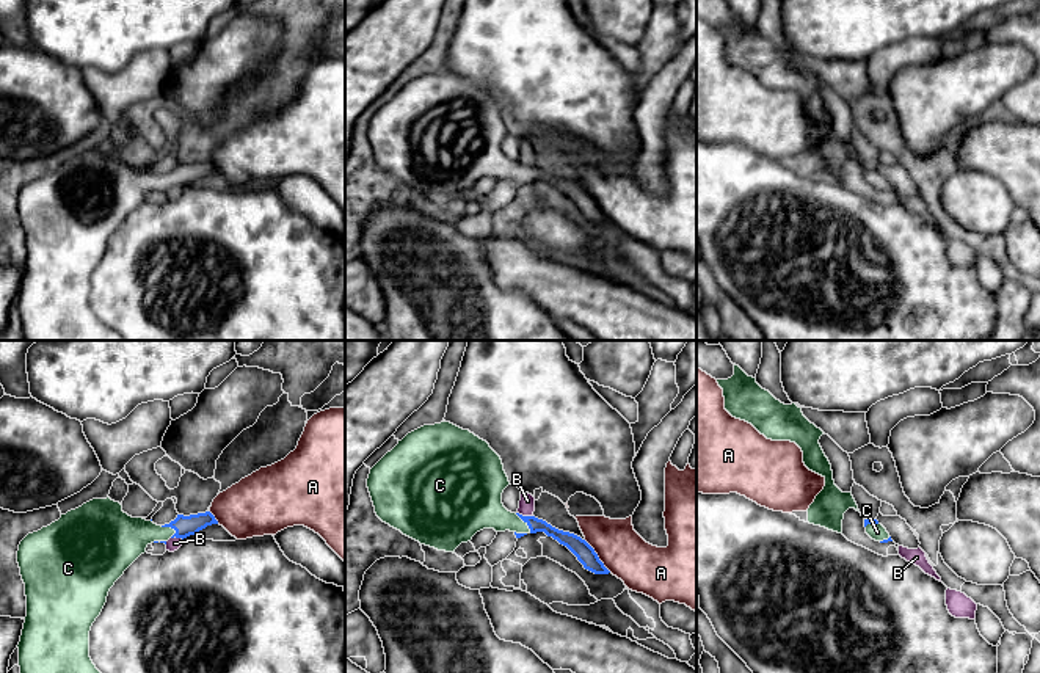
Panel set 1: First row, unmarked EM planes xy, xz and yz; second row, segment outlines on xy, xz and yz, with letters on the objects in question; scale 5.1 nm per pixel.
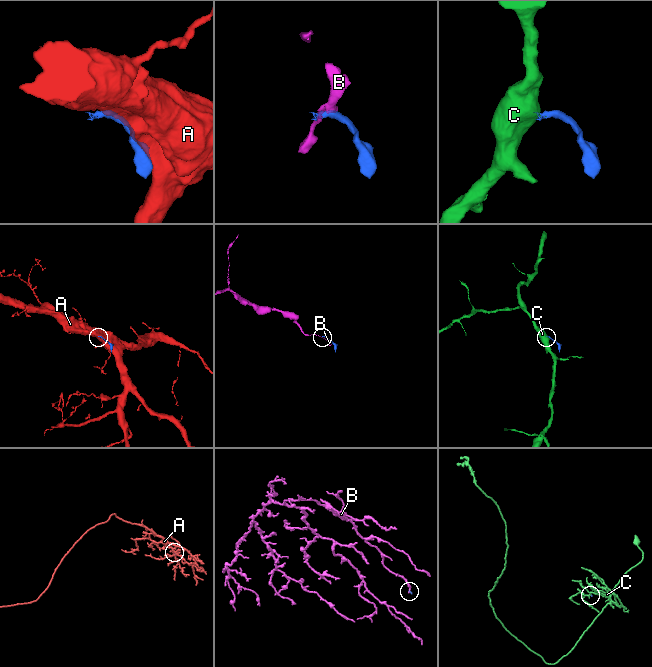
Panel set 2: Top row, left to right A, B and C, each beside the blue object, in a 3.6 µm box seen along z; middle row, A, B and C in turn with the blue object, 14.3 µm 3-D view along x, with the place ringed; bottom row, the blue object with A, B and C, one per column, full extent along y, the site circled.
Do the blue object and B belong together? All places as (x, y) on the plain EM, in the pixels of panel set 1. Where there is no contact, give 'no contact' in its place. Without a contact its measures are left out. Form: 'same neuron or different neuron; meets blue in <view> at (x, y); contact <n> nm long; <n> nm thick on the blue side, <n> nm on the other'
different neuron; meets blue in xz at (526, 165); contact 80 nm long; 70 nm thick on the blue side, 80 nm on the other

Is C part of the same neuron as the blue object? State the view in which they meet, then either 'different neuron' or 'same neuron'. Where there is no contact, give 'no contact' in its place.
xy | same neuron

